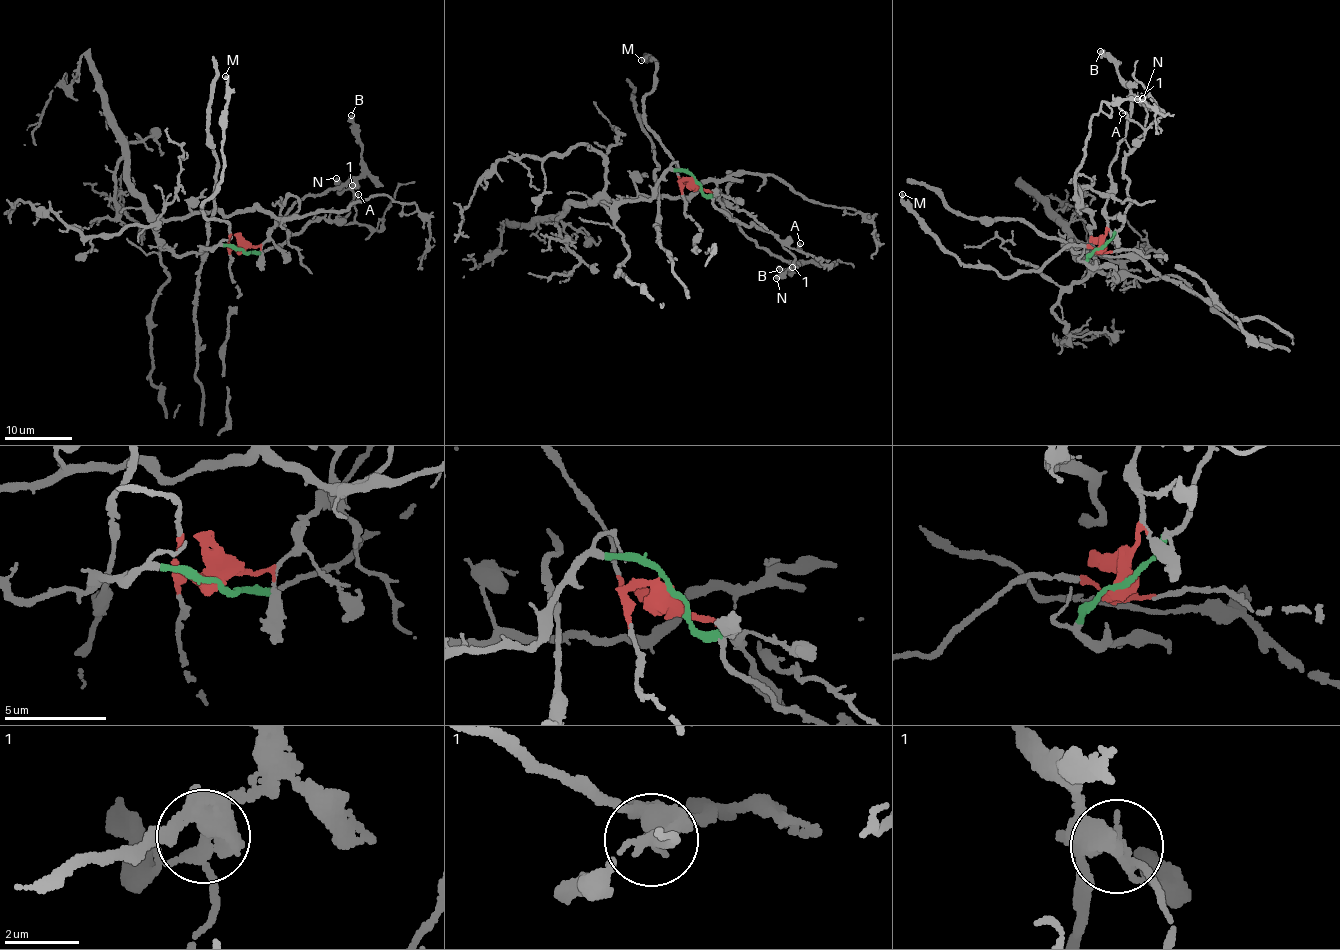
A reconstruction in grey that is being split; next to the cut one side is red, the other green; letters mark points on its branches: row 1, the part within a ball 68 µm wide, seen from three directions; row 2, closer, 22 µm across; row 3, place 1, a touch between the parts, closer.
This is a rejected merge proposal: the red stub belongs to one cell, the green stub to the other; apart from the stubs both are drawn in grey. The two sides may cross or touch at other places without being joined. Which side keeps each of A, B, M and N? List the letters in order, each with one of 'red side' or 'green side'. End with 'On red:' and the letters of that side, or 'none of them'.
A: green side
B: red side
M: red side
N: red side
On red: B, M, N

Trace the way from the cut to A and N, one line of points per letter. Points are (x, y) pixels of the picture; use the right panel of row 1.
A: (1099, 248), (1122, 224), (1130, 205), (1123, 166), (1127, 154), (1144, 136), (1143, 128), (1123, 113)
N: (1099, 248), (1106, 234), (1109, 165), (1126, 136), (1134, 101), (1144, 104), (1142, 98)

